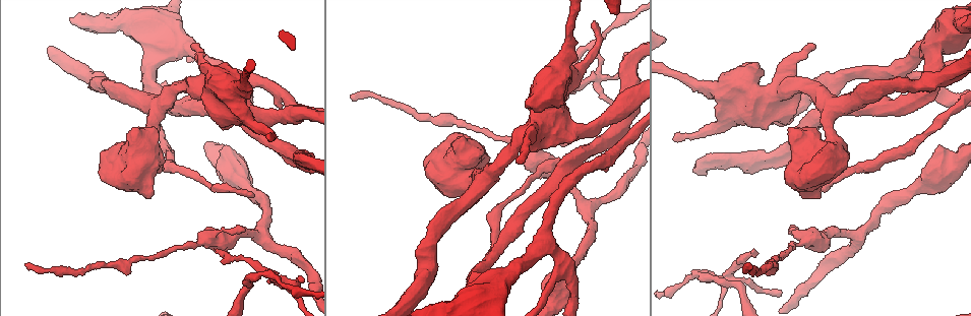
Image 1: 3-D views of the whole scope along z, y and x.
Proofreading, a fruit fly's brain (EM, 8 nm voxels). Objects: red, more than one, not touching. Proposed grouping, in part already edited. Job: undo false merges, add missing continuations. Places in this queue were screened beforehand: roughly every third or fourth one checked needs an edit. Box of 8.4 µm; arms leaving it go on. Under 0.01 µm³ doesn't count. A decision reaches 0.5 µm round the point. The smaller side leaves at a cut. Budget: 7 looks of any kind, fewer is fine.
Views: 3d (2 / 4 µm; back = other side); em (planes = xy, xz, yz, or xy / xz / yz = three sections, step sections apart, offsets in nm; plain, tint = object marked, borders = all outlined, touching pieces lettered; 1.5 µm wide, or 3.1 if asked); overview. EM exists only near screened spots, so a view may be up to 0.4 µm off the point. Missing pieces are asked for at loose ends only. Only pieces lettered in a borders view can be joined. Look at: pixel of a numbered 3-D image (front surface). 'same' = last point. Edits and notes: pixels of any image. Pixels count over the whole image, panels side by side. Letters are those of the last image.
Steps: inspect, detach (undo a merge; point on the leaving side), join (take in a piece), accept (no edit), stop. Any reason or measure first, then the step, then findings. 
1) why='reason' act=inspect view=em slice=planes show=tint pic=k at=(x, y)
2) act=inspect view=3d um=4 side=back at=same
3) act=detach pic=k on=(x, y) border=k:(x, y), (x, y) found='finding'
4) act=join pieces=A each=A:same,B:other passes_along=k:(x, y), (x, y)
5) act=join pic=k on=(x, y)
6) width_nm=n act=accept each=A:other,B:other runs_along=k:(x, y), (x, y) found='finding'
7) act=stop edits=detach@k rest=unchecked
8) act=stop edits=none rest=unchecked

why='branch point' act=inspect view=em slice=yz step=8 show=tint pic=1 at=(601, 74)

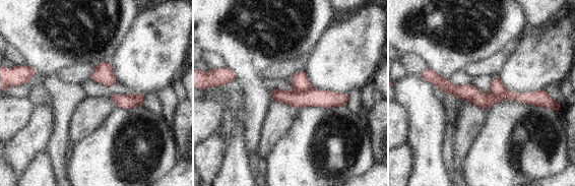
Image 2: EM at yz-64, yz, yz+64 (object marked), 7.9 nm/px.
why='cut it another way' act=inspect view=em slice=planes show=borders at=same

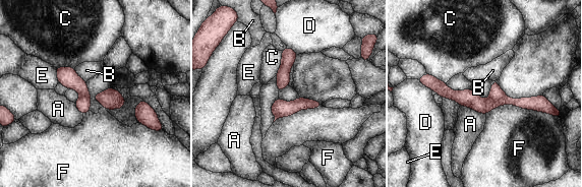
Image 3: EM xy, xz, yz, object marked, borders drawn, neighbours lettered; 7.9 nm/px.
act=detach pic=3 on=(497, 95) each=A:other,B:other,C:other,D:other,E:other,F:other border=3:(506, 97), (498, 102), (488, 98) found='a second neuron is stuck on'

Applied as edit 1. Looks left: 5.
why='long arm stops here' act=inspect view=3d um=2 pic=1 at=(254, 196)

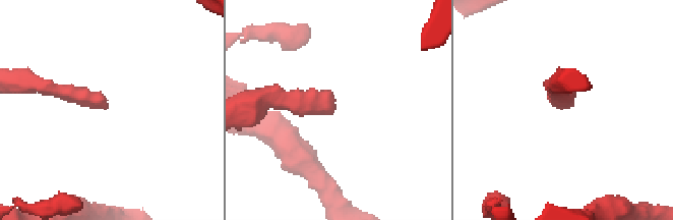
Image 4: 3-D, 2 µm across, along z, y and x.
act=inspect view=em slice=xy step=4 show=tint pic=4 at=(108, 105)

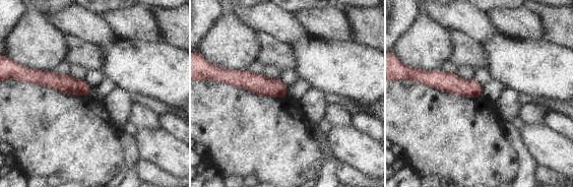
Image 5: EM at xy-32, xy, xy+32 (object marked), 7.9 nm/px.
act=inspect view=em slice=planes show=borders at=same

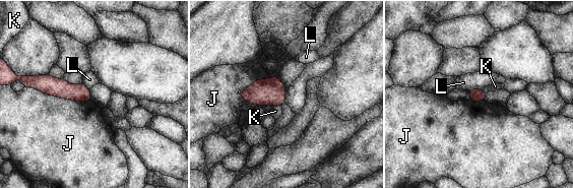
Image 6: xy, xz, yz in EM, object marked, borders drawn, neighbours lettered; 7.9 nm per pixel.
width_nm=100 act=accept each=J:other,K:other,L:other border=6:(24, 86), (65, 99), (91, 102) found='none of them fits'

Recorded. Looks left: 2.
why='an open end' act=inspect view=em slice=planes show=borders pic=1 at=(754, 65)

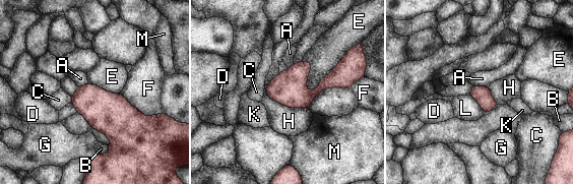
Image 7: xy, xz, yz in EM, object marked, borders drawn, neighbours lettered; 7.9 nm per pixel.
act=accept each=A:other,B:other,C:other,D:other,E:other,F:other,G:other,H:other,K:other,L:other,M:other border=7:(346, 52), (315, 88), (306, 88) found='none of them fits'

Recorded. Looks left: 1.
act=stop edits=detach@3 rest=unchecked

